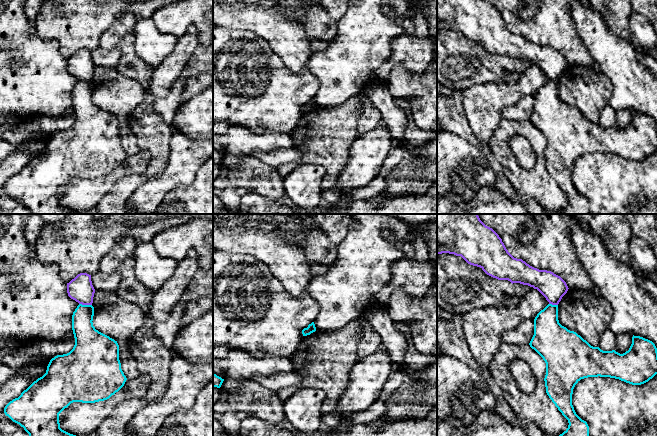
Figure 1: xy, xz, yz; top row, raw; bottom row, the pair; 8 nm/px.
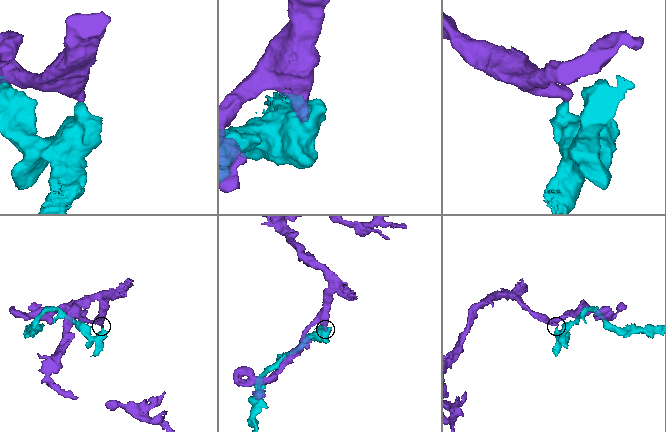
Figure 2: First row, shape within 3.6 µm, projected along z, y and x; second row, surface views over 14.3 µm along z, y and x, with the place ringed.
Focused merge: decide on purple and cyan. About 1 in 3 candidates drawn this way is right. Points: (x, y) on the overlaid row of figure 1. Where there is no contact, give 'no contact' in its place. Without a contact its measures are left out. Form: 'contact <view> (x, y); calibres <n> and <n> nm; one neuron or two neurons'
contact xy (85, 304); calibres 200 and 190 nm; two neurons

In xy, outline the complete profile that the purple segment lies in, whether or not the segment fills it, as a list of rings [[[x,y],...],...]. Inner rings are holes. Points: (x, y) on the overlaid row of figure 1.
[[[80,273],[67,283],[68,296],[82,305],[92,305],[95,289],[92,285],[91,275]]]

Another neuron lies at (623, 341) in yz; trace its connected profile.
[[[617,334],[614,350],[620,354],[628,351],[632,344],[632,337],[633,335],[631,334]]]

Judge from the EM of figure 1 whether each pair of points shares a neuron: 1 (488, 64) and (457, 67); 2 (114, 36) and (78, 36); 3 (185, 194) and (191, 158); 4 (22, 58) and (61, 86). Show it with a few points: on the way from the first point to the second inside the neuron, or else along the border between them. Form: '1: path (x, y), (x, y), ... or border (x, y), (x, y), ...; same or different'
1: path (480, 65), (465, 65); same
2: border (117, 19), (100, 37), (98, 47); different
3: border (200, 167), (189, 184), (175, 187), (165, 196); different
4: path (32, 68), (51, 86); same

